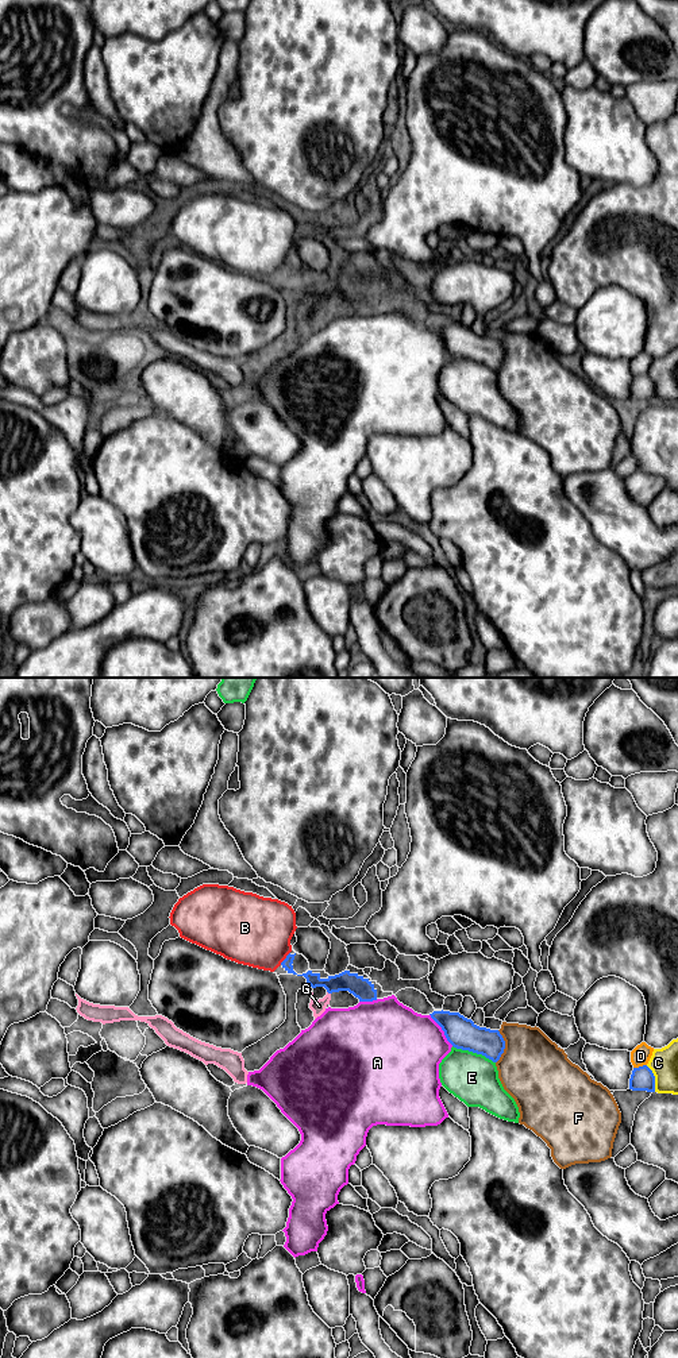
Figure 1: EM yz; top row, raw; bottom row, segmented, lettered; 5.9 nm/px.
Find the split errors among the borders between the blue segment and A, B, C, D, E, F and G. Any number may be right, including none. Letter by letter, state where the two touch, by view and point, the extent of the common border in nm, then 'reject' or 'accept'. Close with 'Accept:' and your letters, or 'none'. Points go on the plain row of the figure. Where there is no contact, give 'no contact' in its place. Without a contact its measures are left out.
A: meets blue in yz at (442, 338); contact 240 nm long; reject
B: meets blue in yz at (285, 267); contact 100 nm long; reject
C: meets blue in yz at (654, 388); contact 170 nm long; reject
D: meets blue in yz at (639, 375); contact 80 nm long; reject
E: meets blue in yz at (474, 361); contact 280 nm long; reject
F: meets blue in yz at (504, 355); contact 200 nm long; reject
G: meets blue in yz at (328, 301); contact 30 nm long; reject
Accept: none

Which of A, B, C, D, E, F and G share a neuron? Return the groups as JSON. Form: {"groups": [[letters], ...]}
{"groups": [["A"], ["B"], ["C"], ["D"], ["E"], ["F"], ["G"]]}

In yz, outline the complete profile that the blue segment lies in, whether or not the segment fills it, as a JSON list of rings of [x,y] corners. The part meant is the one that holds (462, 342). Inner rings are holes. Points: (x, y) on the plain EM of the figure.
[[[442,319],[429,324],[454,356],[482,363],[493,371],[497,371],[504,362],[505,350],[498,339],[479,336],[459,321]]]

